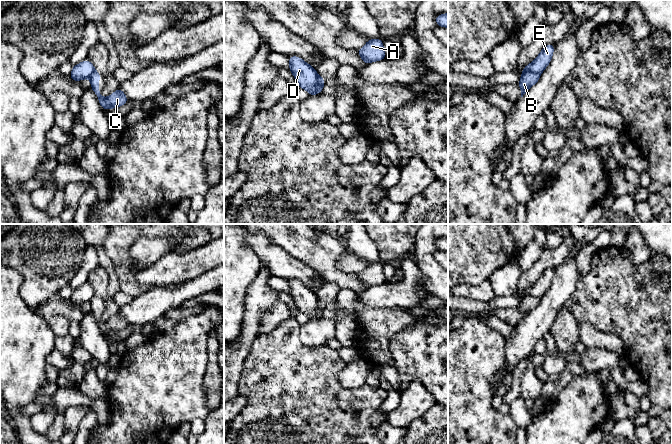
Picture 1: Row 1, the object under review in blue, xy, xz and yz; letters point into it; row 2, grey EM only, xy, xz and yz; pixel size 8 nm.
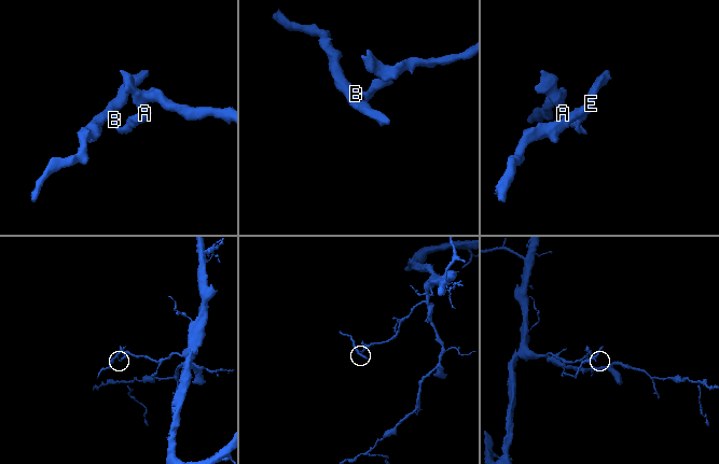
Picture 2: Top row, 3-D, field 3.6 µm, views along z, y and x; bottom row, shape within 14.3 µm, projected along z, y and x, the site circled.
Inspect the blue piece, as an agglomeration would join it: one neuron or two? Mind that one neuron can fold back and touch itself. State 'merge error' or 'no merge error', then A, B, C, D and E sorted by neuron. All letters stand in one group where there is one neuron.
merge error | A B C / D E

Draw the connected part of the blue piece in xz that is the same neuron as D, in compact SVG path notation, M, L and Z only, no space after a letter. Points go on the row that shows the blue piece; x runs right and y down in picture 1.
M288 56L289 70L299 87L309 92L310 96L319 94L322 89L317 85L317 71L298 56Z

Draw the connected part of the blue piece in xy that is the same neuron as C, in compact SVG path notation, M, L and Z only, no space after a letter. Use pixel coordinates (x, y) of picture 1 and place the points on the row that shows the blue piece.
M94 70L94 72L89 77L91 80L91 89L96 94L98 102L104 110L109 110L111 108L117 108L127 103L127 96L123 93L120 88L110 95L108 98L103 98L99 92L99 78L101 74Z

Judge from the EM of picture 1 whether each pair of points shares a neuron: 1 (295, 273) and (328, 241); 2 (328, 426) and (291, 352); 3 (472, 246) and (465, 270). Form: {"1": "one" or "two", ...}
{"1": "two", "2": "one", "3": "one"}

